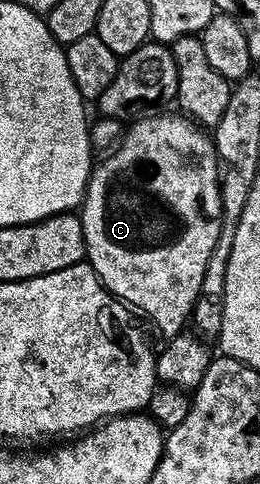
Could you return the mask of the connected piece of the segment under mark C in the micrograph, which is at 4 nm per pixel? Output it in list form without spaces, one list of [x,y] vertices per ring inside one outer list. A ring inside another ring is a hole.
[[[158,113],[147,115],[145,119],[135,119],[133,122],[129,124],[125,128],[124,134],[120,140],[120,142],[105,156],[106,159],[102,164],[95,166],[93,170],[90,172],[90,180],[88,181],[88,185],[86,186],[86,197],[82,201],[82,205],[80,208],[80,218],[82,221],[82,228],[84,229],[84,241],[86,242],[86,259],[92,265],[92,269],[98,275],[98,280],[103,283],[110,292],[110,294],[114,295],[117,299],[122,300],[123,303],[129,305],[131,308],[137,309],[139,307],[140,310],[143,311],[144,314],[147,315],[148,318],[151,319],[152,322],[155,323],[156,326],[159,327],[160,330],[166,334],[166,337],[173,337],[176,335],[183,334],[185,325],[187,326],[188,320],[191,318],[194,303],[198,300],[198,294],[200,293],[200,285],[204,281],[204,269],[208,269],[208,257],[212,257],[212,249],[216,249],[216,241],[220,237],[220,229],[222,228],[222,194],[218,192],[217,186],[211,185],[211,187],[198,187],[198,143],[194,139],[186,139],[189,137],[193,131],[196,131],[195,124],[191,122],[189,118],[186,117],[177,117],[178,119],[173,119],[172,116],[166,115],[170,113]]]

